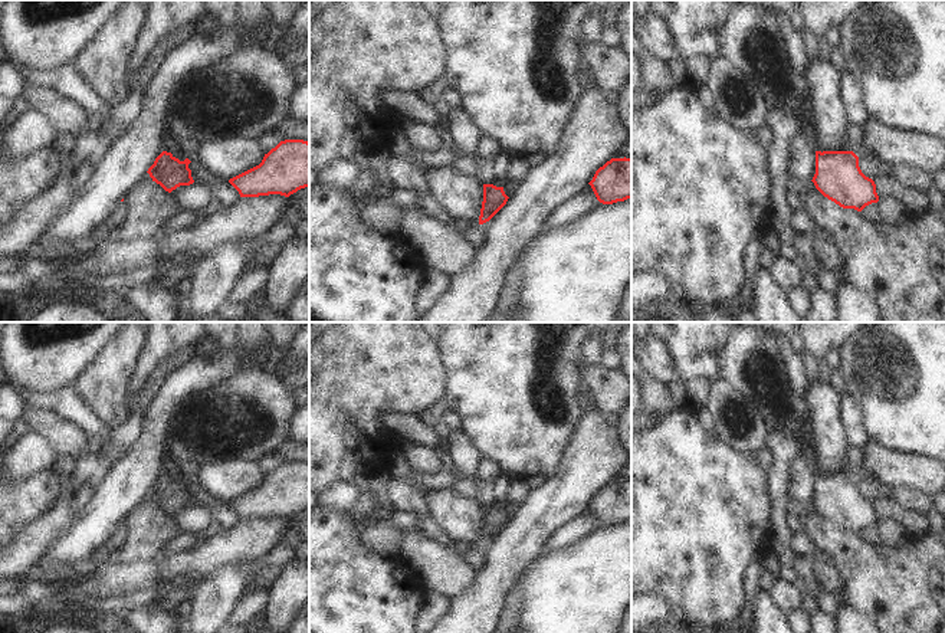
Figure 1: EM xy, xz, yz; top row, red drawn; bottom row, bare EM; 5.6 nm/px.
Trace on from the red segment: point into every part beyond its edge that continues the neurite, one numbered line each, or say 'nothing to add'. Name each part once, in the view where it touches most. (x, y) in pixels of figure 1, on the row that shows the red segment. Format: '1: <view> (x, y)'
nothing to add

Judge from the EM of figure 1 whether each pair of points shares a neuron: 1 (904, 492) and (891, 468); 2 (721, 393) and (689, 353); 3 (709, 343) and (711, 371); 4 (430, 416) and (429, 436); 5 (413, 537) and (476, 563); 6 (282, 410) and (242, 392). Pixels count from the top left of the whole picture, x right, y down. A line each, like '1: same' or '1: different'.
1: different
2: different
3: same
4: different
5: different
6: same

